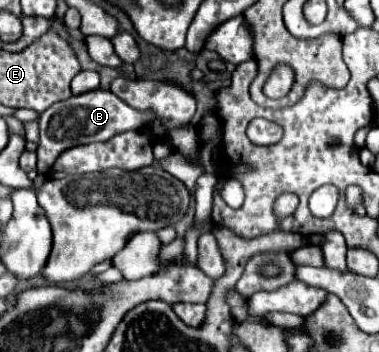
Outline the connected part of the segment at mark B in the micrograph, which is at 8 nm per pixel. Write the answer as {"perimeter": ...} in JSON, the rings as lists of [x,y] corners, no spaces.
{"perimeter":[[[92,90],[86,94],[70,96],[68,100],[62,100],[58,104],[52,104],[46,112],[40,114],[40,144],[38,144],[38,172],[46,174],[50,172],[52,164],[60,156],[60,152],[78,146],[78,144],[90,144],[92,142],[104,142],[112,136],[136,130],[146,120],[150,120],[150,112],[138,112],[124,104],[118,96],[114,96],[110,90]]]}

